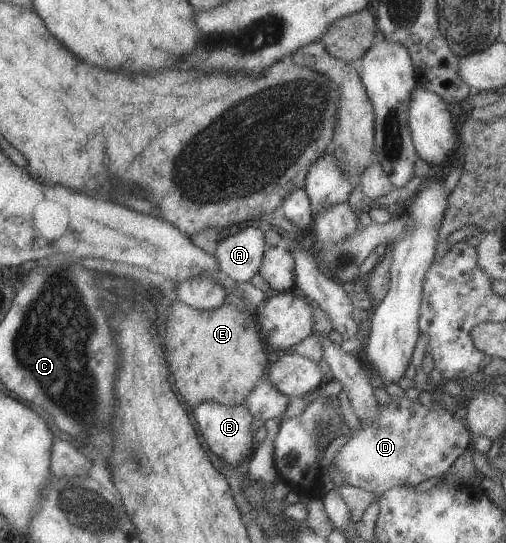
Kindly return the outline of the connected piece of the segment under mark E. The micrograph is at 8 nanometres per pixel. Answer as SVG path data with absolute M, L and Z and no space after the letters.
M179 300L172 302L169 316L165 320L165 336L169 340L164 338L163 346L169 350L165 350L164 357L169 362L167 368L173 386L185 404L191 408L197 406L199 402L216 402L225 406L244 404L247 394L266 375L264 366L267 362L267 350L259 335L255 317L245 310L237 310L227 302L215 310L195 310Z

